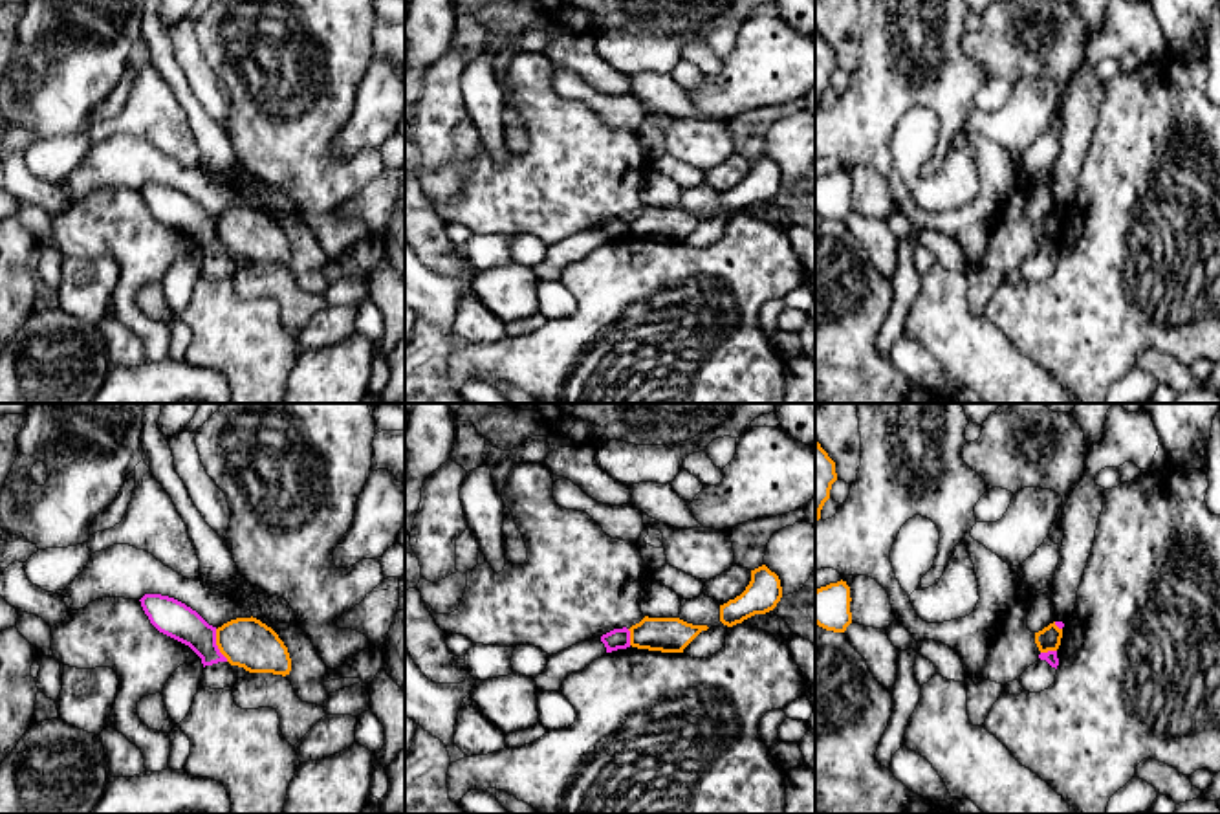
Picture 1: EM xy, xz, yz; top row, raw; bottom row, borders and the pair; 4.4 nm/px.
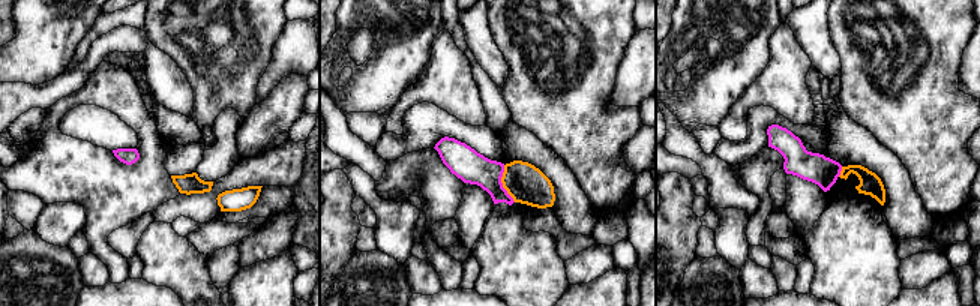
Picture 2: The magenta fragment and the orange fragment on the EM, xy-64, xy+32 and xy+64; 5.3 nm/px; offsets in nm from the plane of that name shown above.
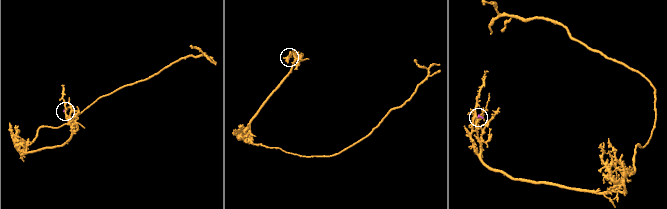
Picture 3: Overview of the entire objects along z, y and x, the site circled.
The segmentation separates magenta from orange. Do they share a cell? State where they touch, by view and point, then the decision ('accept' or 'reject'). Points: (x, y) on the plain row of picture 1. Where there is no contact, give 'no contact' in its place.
xy (217, 235) | reject

